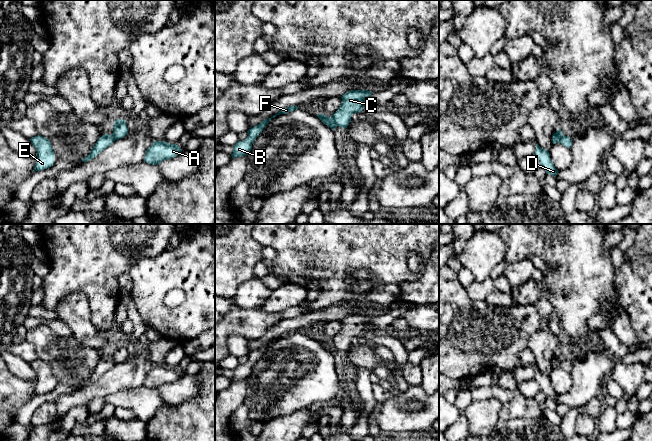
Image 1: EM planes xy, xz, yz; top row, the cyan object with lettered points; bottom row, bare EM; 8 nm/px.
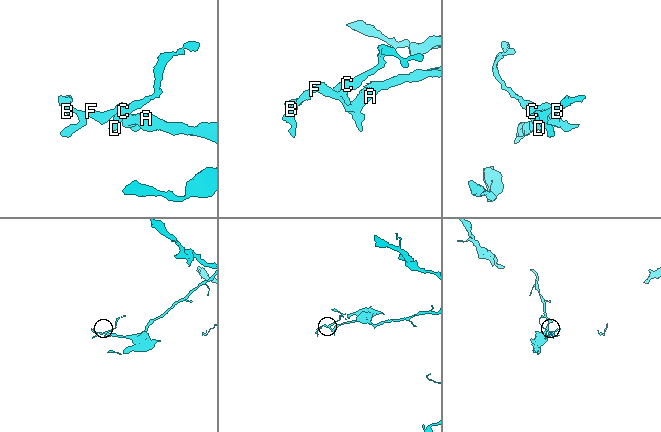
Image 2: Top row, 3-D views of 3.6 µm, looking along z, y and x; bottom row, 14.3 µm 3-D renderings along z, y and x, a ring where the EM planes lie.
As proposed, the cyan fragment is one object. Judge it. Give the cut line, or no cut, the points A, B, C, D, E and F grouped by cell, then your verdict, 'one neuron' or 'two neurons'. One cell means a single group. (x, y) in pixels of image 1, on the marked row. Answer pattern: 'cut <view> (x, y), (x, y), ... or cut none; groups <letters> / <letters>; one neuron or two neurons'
cut xz (330, 117), (337, 125); groups A B E F / C D; two neurons

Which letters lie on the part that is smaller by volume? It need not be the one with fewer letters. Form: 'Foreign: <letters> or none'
Foreign: C, D

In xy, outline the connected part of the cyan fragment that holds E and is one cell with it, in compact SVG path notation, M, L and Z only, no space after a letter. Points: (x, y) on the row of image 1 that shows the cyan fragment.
M41 135L32 137L30 141L37 151L34 172L52 167L55 155L50 141Z

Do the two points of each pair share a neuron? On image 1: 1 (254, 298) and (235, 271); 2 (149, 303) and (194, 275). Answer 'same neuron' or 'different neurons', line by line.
1: different neurons
2: same neuron

